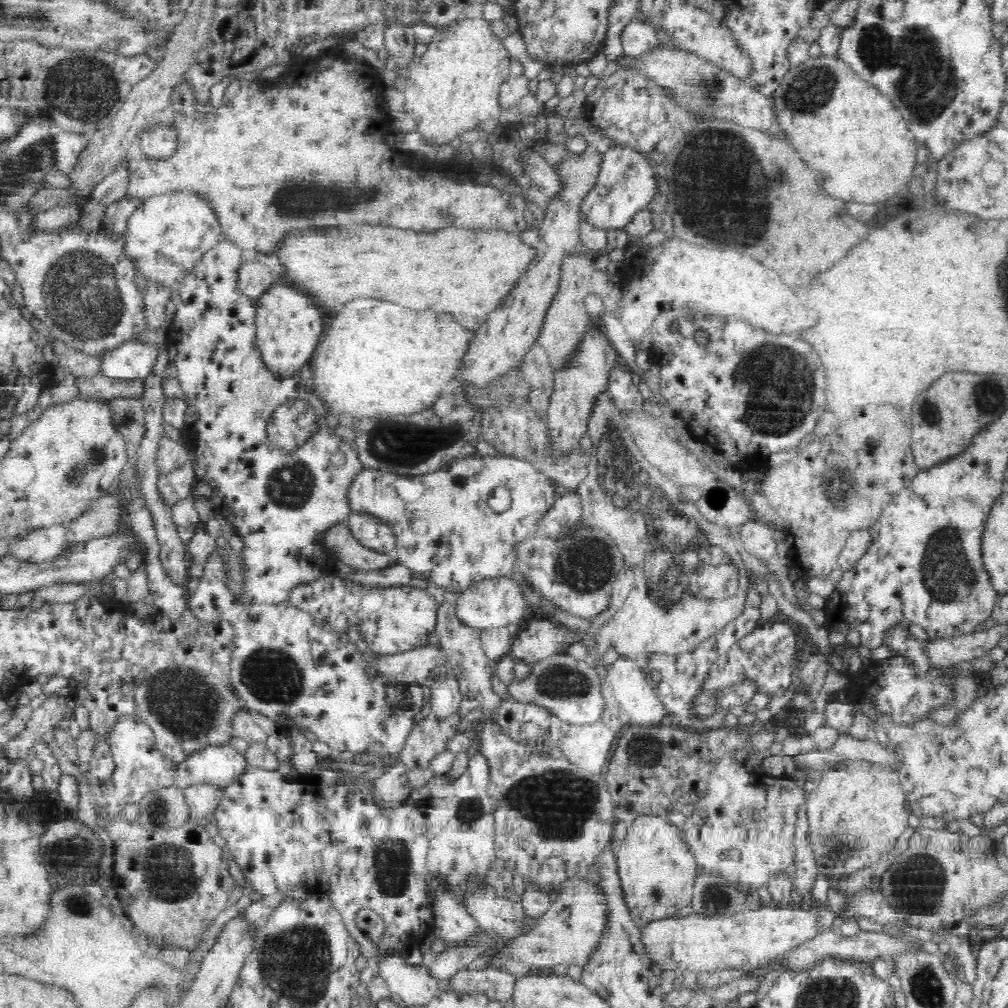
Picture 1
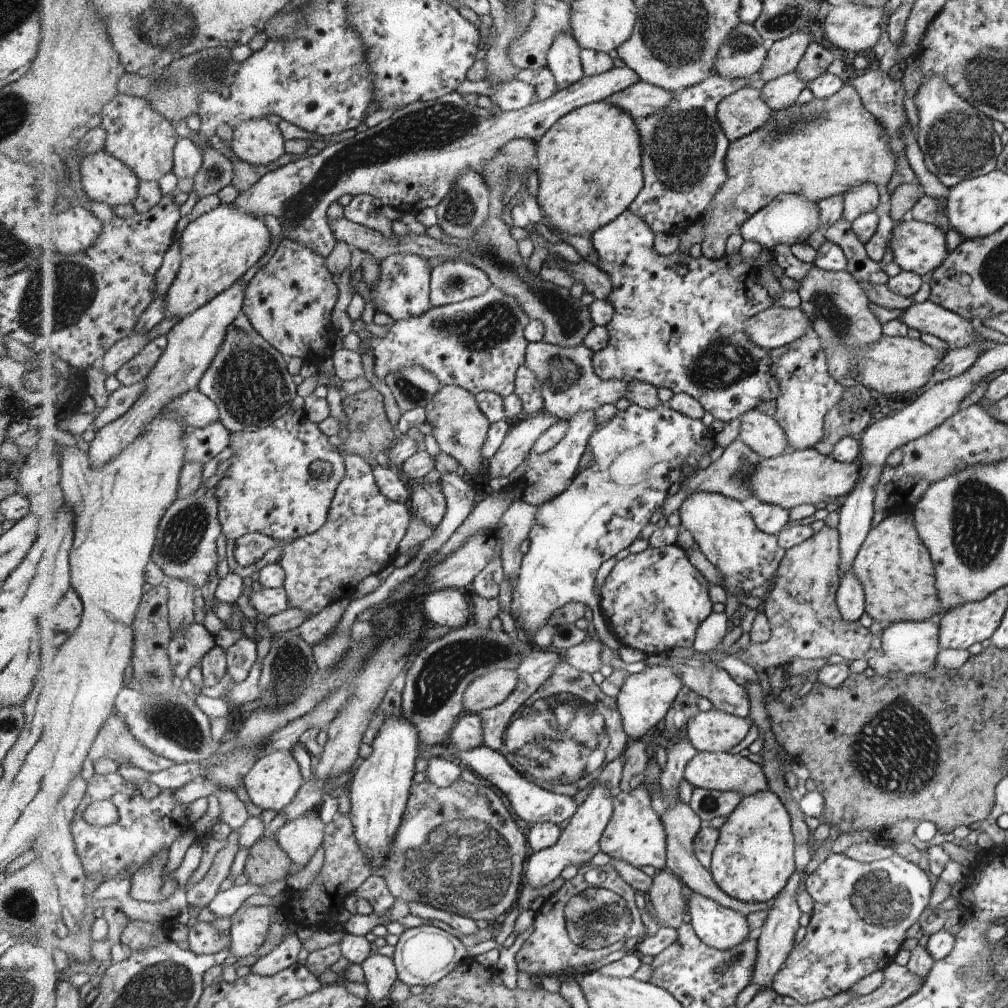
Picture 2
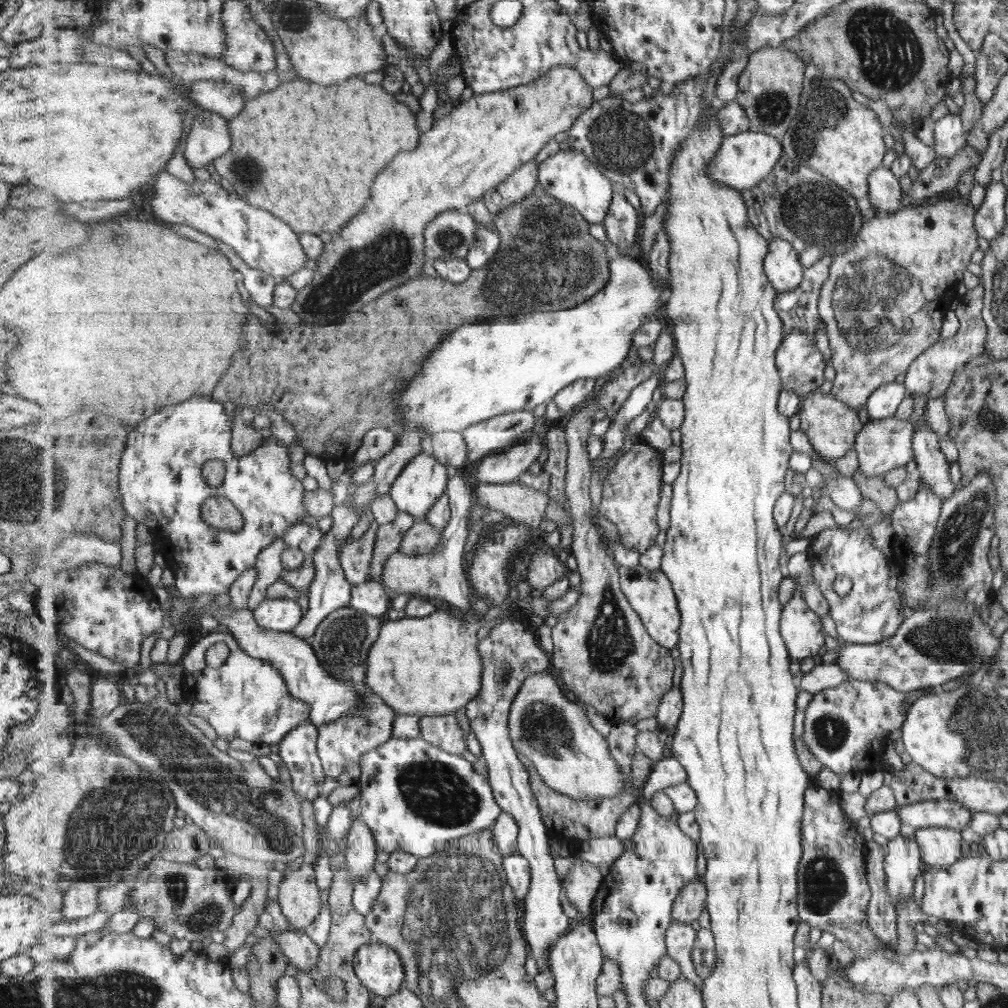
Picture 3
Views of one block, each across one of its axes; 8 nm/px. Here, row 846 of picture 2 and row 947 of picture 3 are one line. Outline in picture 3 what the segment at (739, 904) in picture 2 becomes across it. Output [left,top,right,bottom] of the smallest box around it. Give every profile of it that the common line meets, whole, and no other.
[666,920,704,990]

